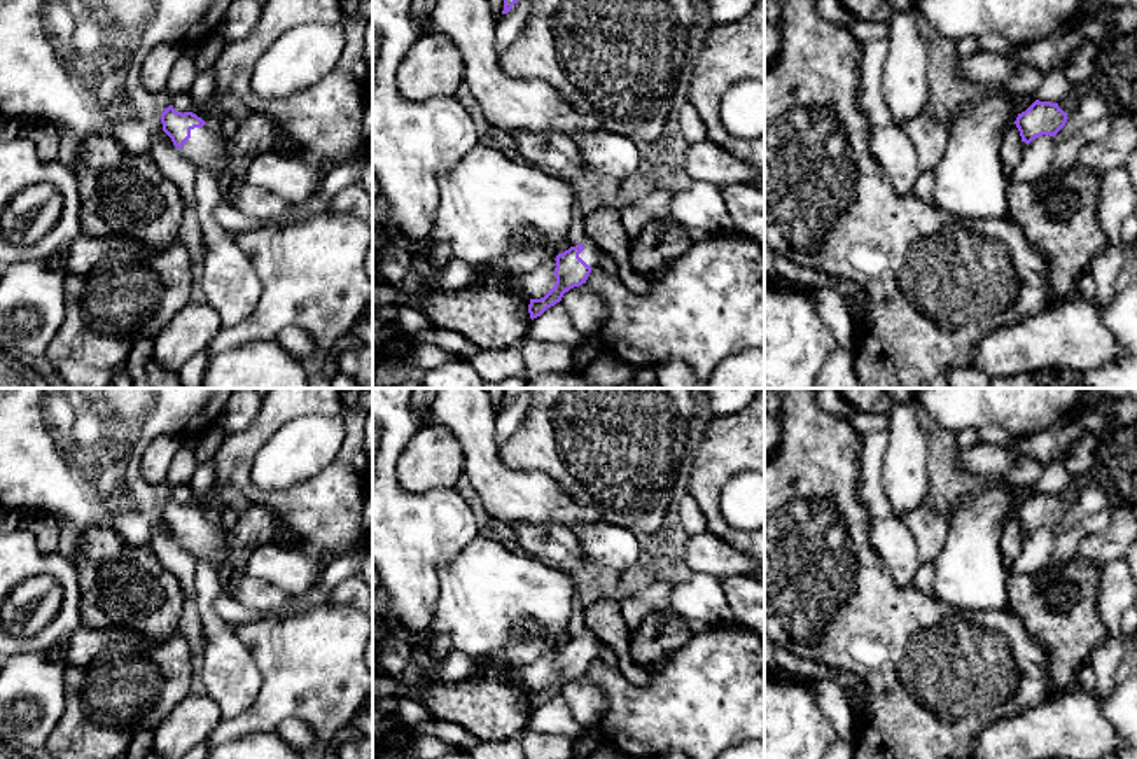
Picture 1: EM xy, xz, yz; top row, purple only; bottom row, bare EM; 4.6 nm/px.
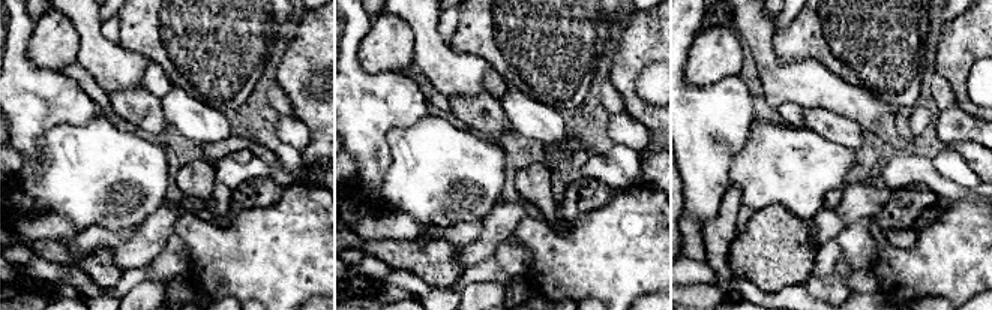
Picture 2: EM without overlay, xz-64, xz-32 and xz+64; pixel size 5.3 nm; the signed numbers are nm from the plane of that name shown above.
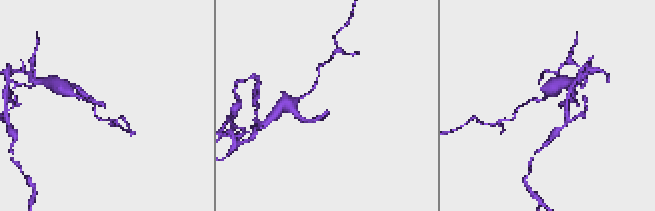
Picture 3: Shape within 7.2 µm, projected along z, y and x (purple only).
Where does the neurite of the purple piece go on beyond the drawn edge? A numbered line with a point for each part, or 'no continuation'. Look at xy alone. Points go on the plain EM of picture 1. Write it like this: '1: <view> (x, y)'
1: xy (205, 541)

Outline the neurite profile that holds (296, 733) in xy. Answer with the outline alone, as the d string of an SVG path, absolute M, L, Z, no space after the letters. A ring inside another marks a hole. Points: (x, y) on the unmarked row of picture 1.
M299 719L283 721L275 733L297 752L304 752L317 742L313 731Z

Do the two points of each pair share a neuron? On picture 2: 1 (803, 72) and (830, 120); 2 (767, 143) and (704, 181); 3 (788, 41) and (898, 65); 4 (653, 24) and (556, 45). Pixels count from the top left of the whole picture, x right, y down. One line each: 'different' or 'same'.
1: different
2: different
3: same
4: different

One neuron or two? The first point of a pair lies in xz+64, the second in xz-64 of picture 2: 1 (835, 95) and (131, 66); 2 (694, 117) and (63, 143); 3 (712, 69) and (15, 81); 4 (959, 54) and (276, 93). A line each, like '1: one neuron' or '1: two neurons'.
1: one neuron
2: two neurons
3: two neurons
4: two neurons

